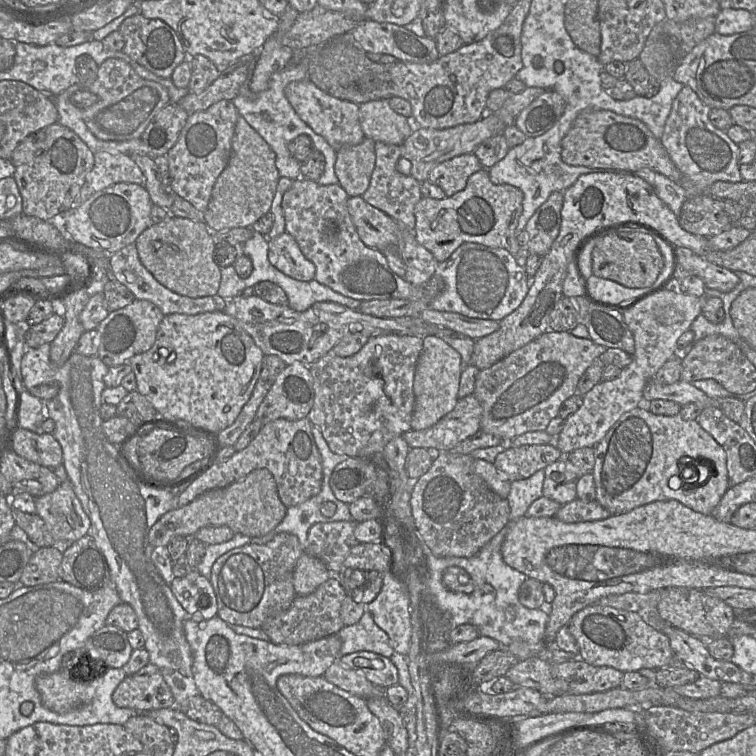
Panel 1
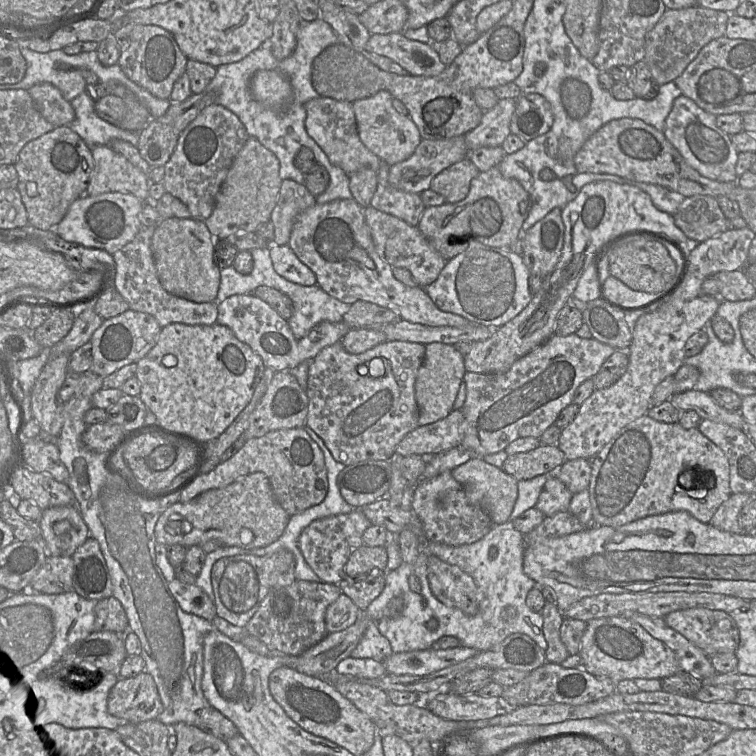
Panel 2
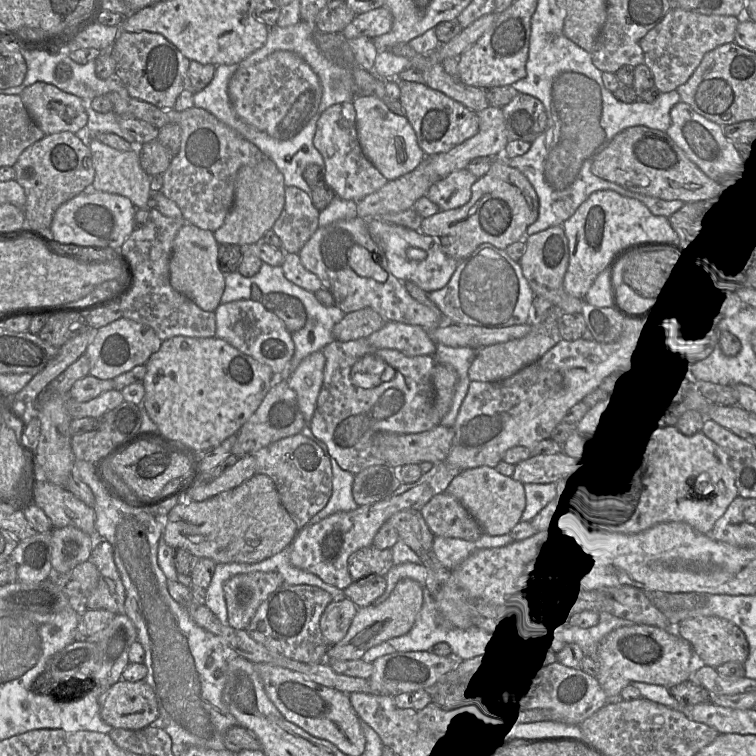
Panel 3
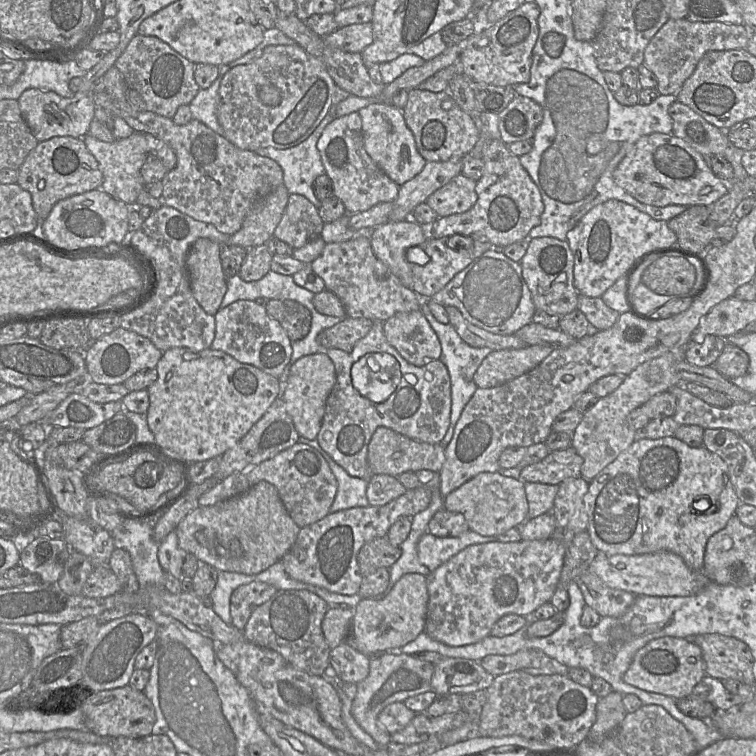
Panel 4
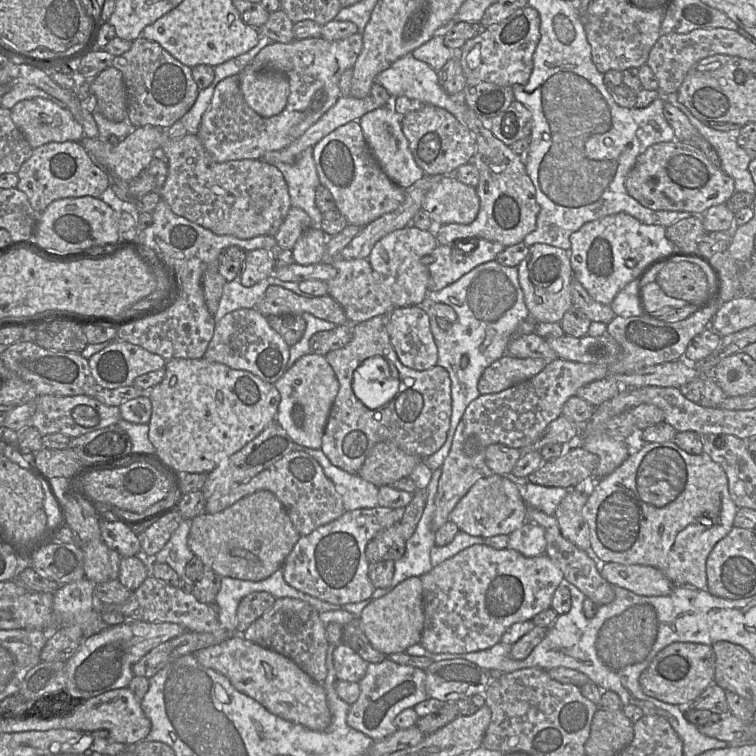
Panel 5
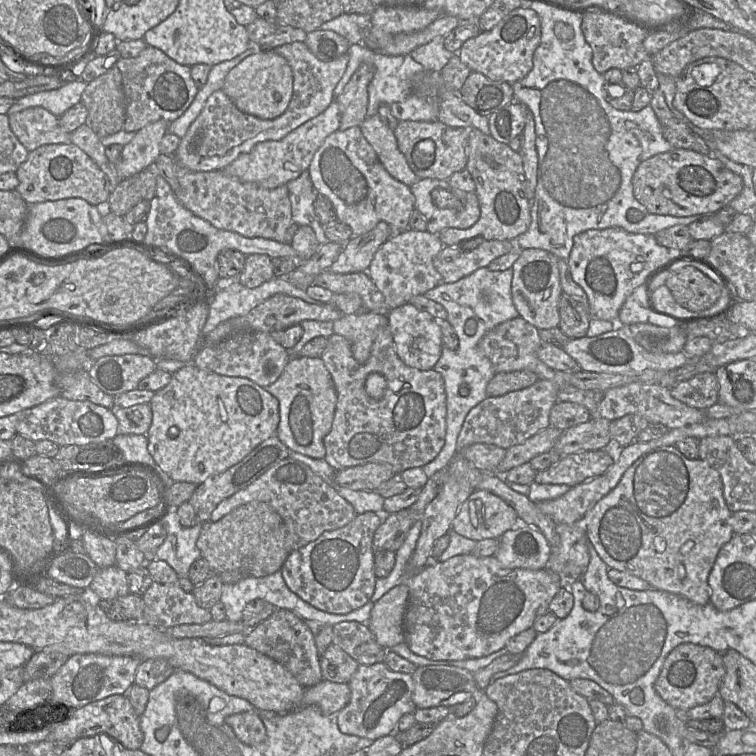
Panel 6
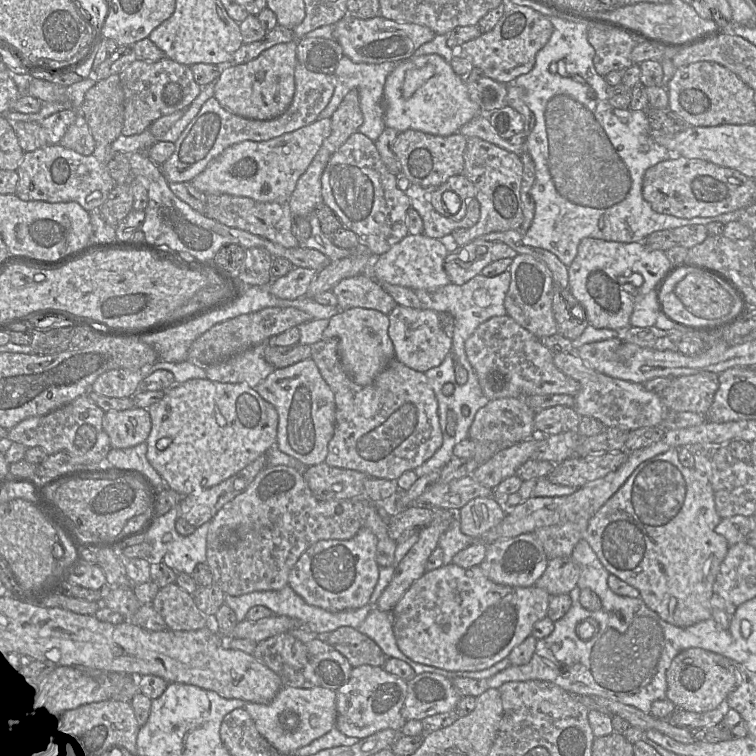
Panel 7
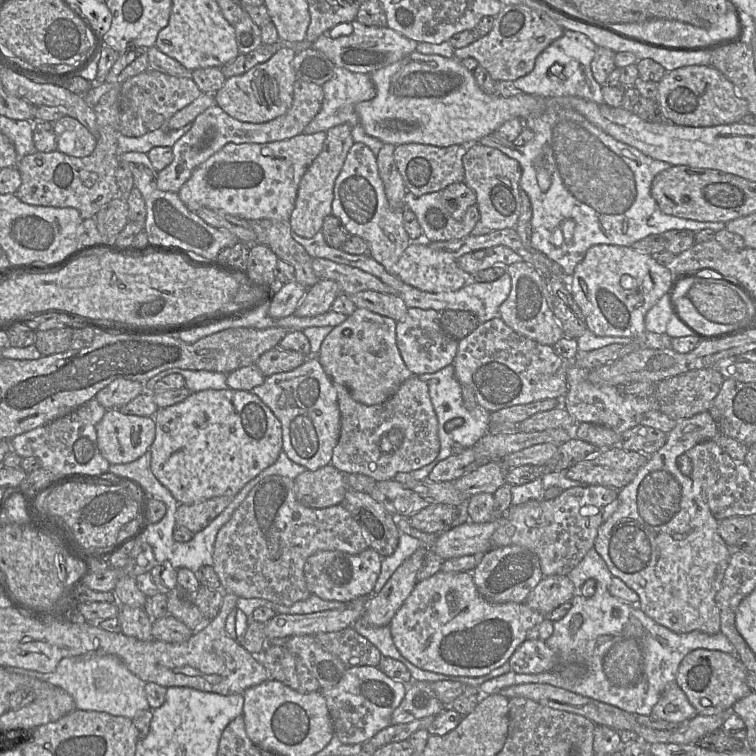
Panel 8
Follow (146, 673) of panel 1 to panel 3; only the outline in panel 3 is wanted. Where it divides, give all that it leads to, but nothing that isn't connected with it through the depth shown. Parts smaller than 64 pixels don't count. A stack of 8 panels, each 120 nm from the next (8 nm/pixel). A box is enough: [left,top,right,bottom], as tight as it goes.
[99,680,158,730]

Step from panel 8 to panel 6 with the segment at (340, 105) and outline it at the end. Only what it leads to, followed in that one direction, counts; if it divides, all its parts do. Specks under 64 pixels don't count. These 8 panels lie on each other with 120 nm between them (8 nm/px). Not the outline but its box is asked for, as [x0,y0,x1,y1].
[333,43,428,117]

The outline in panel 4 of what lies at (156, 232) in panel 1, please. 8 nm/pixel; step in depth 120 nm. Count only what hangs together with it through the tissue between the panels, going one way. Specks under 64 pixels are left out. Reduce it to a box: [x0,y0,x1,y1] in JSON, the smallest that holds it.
[186,238,227,315]

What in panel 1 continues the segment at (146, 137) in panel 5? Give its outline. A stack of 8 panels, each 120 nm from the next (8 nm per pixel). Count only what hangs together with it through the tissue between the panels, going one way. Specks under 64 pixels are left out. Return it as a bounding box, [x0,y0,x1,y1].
[71,152,145,209]

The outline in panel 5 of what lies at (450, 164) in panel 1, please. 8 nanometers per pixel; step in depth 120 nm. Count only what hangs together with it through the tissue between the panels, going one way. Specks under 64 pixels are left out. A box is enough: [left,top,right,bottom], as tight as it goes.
[422,175,480,226]

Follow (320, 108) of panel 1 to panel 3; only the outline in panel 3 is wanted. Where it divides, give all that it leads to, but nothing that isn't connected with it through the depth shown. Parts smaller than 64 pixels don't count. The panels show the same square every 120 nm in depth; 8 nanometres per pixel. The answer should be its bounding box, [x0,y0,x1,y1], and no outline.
[313,102,388,202]

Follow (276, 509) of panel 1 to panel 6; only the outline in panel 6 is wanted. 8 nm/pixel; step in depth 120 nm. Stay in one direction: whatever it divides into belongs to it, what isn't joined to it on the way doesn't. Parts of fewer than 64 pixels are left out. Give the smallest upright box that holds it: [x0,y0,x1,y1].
[196,501,292,578]

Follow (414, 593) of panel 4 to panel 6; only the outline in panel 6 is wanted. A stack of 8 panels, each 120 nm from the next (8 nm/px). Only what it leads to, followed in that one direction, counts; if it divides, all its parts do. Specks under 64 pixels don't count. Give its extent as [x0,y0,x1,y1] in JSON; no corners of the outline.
[367,582,408,650]

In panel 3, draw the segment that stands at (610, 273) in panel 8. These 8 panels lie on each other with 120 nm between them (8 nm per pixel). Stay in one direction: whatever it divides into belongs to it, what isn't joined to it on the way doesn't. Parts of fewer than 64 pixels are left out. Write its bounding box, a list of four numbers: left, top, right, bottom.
[563,190,678,299]

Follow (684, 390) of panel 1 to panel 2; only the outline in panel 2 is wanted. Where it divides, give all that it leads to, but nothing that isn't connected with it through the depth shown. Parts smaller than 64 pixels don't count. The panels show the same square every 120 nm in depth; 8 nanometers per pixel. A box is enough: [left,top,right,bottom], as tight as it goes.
[670,389,745,429]

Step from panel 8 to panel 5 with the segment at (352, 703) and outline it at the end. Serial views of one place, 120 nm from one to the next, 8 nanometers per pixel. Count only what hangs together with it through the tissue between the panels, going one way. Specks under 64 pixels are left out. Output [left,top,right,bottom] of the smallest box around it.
[347,657,428,741]

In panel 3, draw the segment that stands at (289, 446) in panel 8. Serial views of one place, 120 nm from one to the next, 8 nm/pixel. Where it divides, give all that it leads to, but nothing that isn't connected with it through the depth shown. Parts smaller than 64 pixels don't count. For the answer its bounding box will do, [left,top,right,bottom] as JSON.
[288,351,325,425]

